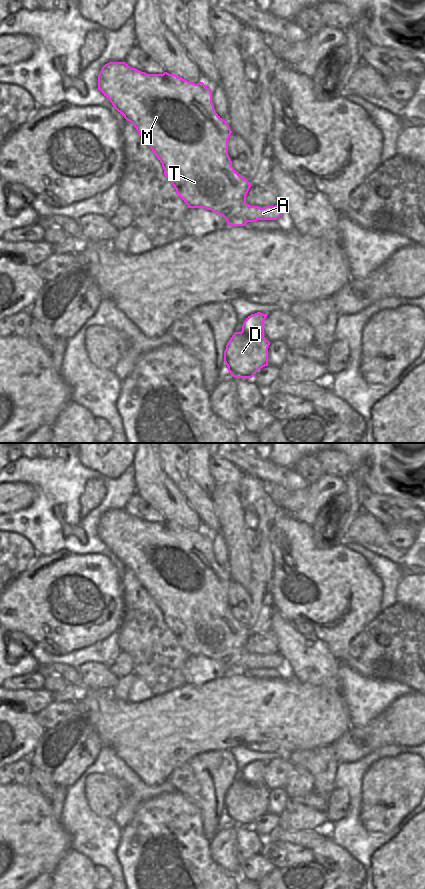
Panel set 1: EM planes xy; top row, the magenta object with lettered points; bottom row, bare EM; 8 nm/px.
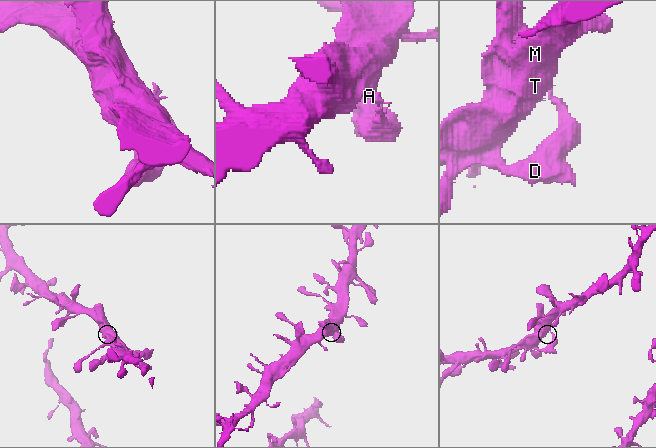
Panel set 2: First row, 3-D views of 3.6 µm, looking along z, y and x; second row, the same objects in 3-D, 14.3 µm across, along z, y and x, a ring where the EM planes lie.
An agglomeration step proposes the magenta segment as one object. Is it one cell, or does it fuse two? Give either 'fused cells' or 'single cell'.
single cell

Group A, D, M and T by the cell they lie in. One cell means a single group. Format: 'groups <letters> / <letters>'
groups A D M T

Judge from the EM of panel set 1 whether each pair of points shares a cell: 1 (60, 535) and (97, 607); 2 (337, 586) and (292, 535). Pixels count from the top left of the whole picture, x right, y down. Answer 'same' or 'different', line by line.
1: different
2: same

